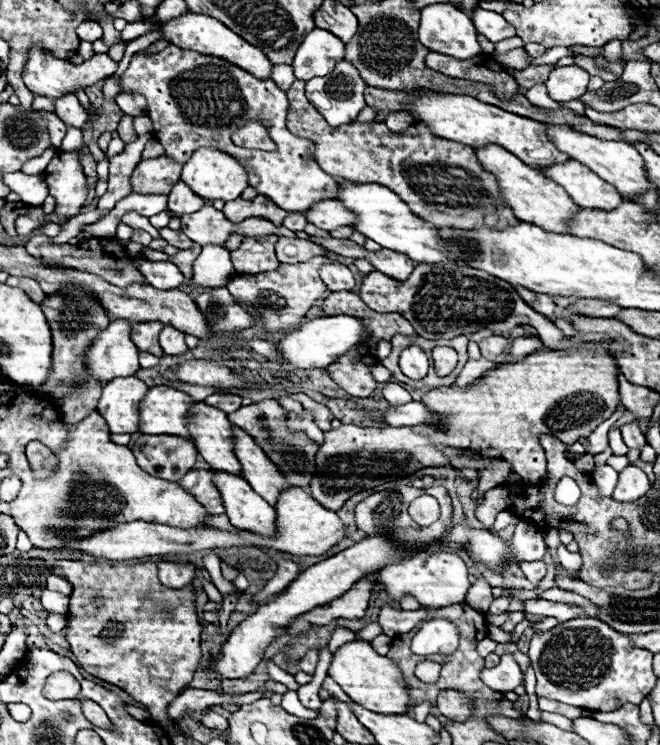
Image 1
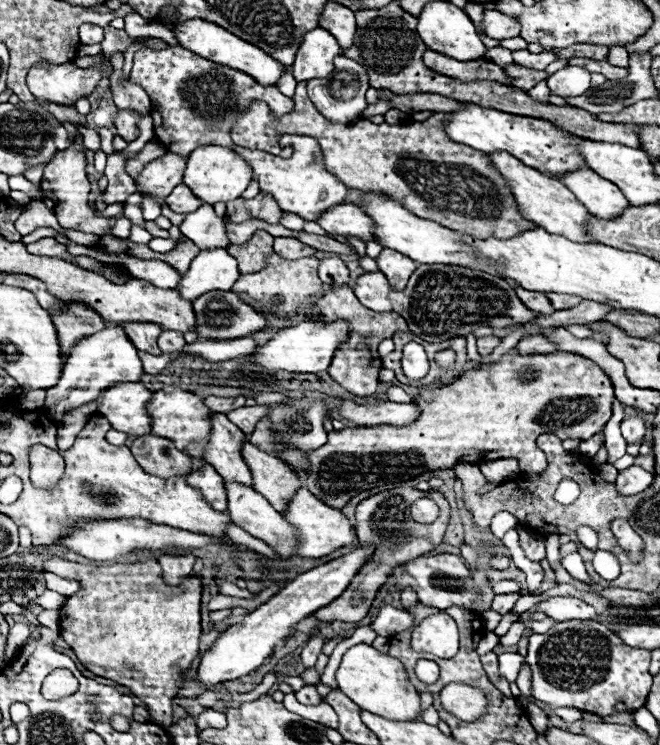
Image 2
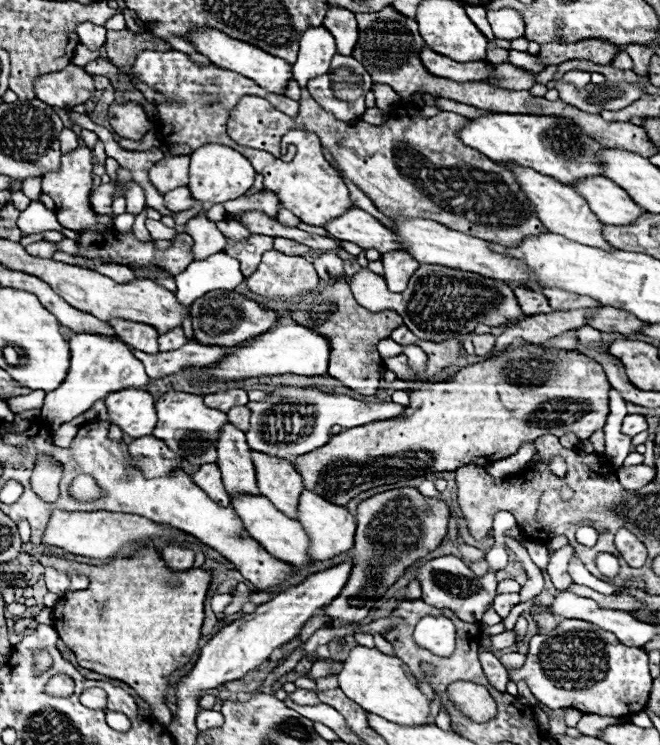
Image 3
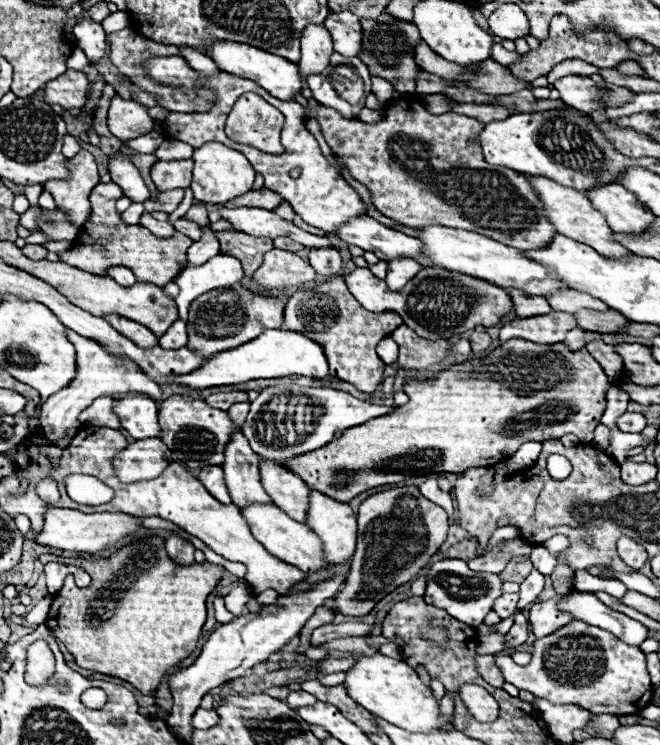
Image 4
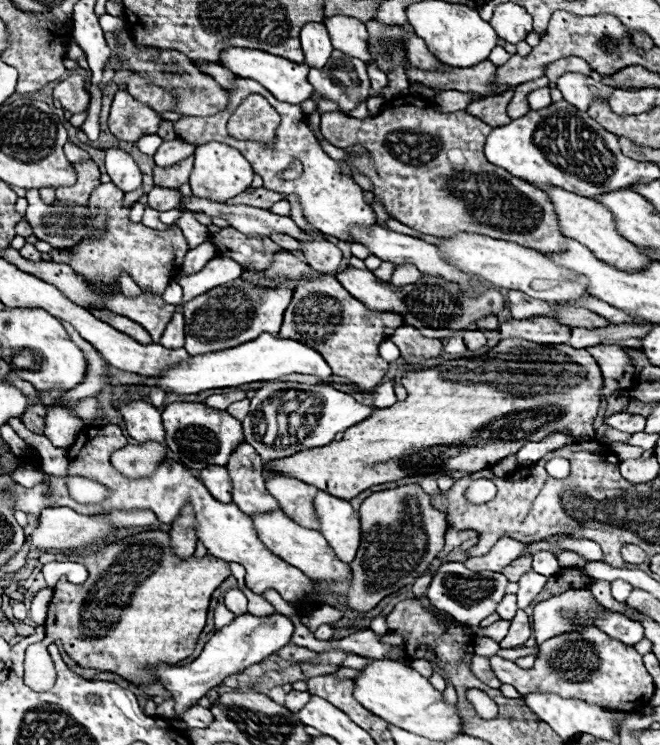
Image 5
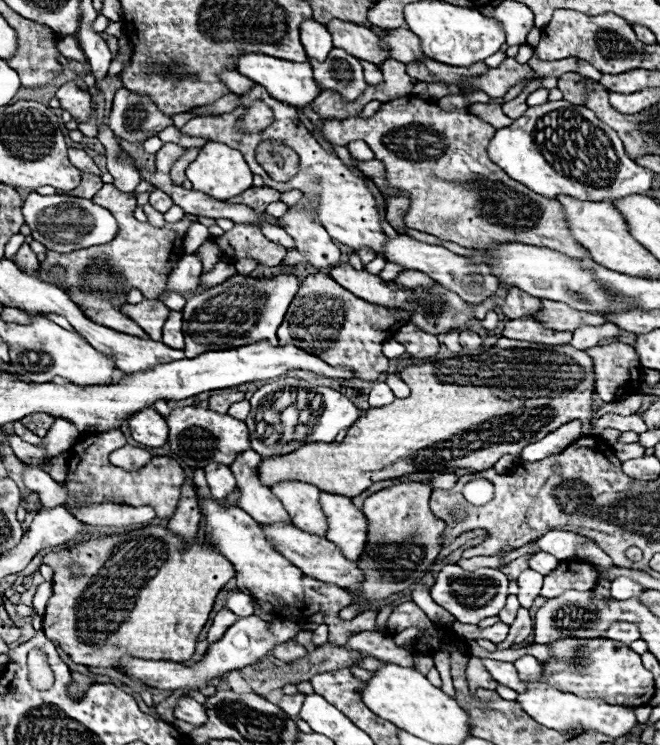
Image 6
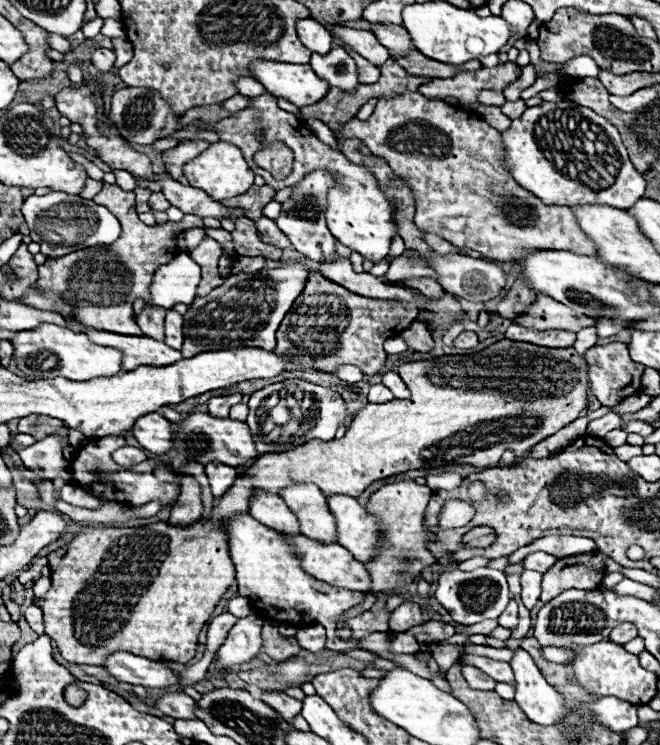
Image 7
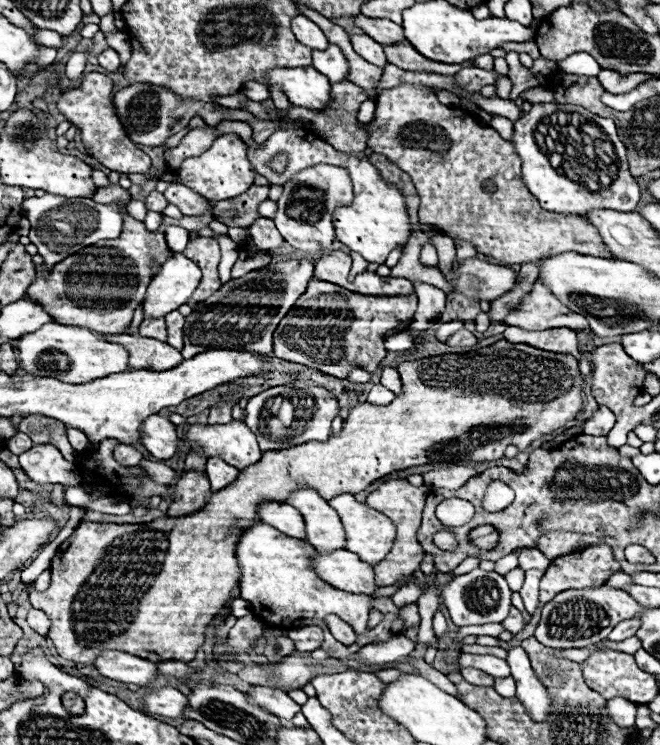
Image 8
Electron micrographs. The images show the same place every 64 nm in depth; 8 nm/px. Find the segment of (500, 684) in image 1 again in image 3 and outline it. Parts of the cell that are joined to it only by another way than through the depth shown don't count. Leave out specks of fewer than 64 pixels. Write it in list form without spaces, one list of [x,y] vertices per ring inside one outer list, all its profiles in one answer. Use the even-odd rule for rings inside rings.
[[[510,652],[510,654],[504,654],[500,658],[502,664],[506,664],[508,668],[516,668],[516,666],[522,666],[526,662],[526,654],[520,654],[520,652]]]

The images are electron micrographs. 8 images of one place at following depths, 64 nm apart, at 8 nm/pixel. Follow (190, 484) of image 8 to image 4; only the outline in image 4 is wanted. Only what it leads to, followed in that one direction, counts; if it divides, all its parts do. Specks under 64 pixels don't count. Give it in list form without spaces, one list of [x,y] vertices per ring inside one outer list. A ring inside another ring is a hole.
[[[172,532],[166,538],[166,552],[168,556],[178,564],[192,564],[194,562],[194,546],[190,540],[186,540],[180,532]]]

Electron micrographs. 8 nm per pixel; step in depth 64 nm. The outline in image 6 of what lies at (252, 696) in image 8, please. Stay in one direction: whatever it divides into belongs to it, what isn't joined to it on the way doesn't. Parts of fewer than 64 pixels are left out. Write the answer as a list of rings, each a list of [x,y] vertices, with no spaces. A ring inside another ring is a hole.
[[[282,694],[278,706],[280,706],[290,718],[294,718],[294,716],[298,716],[298,712],[300,712],[300,708],[302,708],[302,702],[304,702],[304,694]]]

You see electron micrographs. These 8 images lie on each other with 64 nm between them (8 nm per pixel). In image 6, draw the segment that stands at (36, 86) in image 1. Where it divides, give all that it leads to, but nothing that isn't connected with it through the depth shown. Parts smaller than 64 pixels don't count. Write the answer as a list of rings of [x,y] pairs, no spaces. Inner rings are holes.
[[[76,80],[60,86],[56,92],[56,98],[60,100],[60,108],[70,112],[72,120],[88,122],[88,118],[92,114],[92,100],[90,100],[90,94],[86,90],[82,90]]]

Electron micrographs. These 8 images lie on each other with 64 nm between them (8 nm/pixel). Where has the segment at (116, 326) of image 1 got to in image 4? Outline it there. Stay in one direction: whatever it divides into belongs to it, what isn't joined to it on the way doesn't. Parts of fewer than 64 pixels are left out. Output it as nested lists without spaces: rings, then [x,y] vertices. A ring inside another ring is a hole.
[[[68,330],[70,342],[76,346],[76,358],[78,358],[78,370],[76,370],[76,380],[72,384],[52,396],[46,398],[42,404],[42,428],[44,436],[50,442],[58,442],[64,436],[76,436],[80,430],[82,422],[78,420],[80,412],[90,406],[98,396],[102,394],[124,394],[124,392],[142,392],[150,396],[152,400],[162,398],[162,390],[158,384],[154,384],[144,372],[140,372],[136,366],[132,366],[128,360],[118,360],[112,354],[108,354],[100,344],[94,340],[88,340],[84,336],[78,336],[74,330]]]

